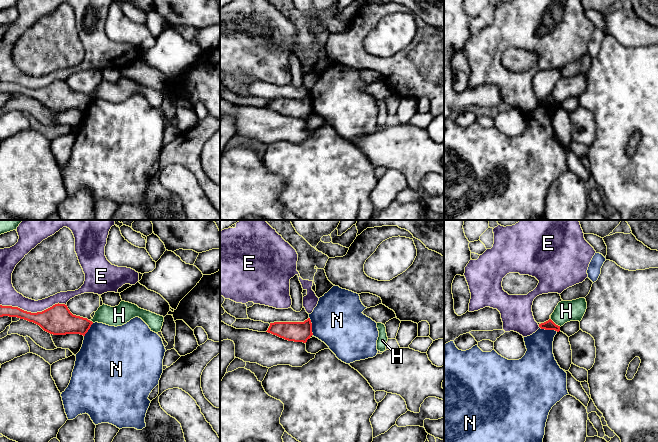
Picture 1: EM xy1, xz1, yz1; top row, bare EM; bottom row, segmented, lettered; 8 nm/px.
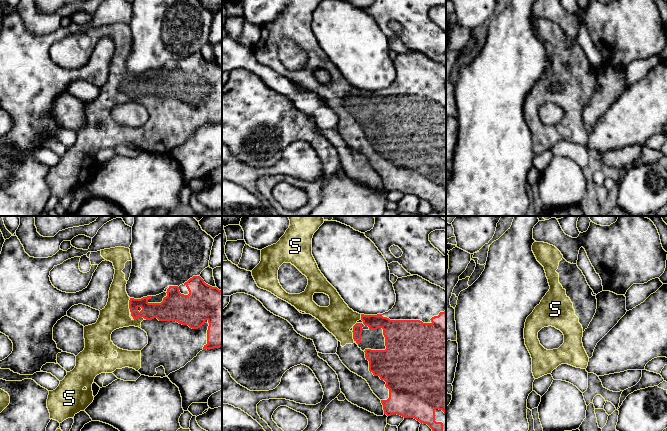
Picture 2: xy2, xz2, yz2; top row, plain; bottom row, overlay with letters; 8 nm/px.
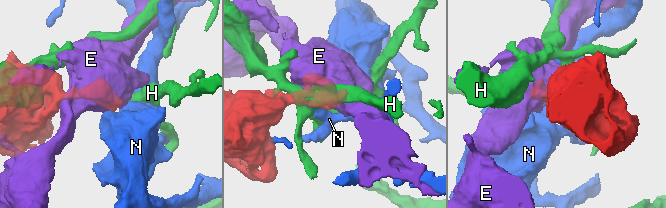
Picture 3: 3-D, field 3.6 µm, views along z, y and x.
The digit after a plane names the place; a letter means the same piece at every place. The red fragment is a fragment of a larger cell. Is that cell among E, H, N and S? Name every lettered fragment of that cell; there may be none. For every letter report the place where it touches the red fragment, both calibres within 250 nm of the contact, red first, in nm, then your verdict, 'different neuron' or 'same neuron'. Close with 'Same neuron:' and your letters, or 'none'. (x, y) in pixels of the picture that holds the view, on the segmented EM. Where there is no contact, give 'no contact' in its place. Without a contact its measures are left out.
E: meets red in xy1 at (33, 313); 240 nm thick on the red side, 150 nm on the other; different neuron
H: meets red in yz1 at (554, 323); 80 nm thick on the red side, 170 nm on the other; different neuron
N: meets red in xz1 at (311, 326); 160 nm thick on the red side, 420 nm on the other; different neuron
S: meets red in xy2 at (129, 305); 130 nm thick on the red side, 220 nm on the other; same neuron
Same neuron: S

